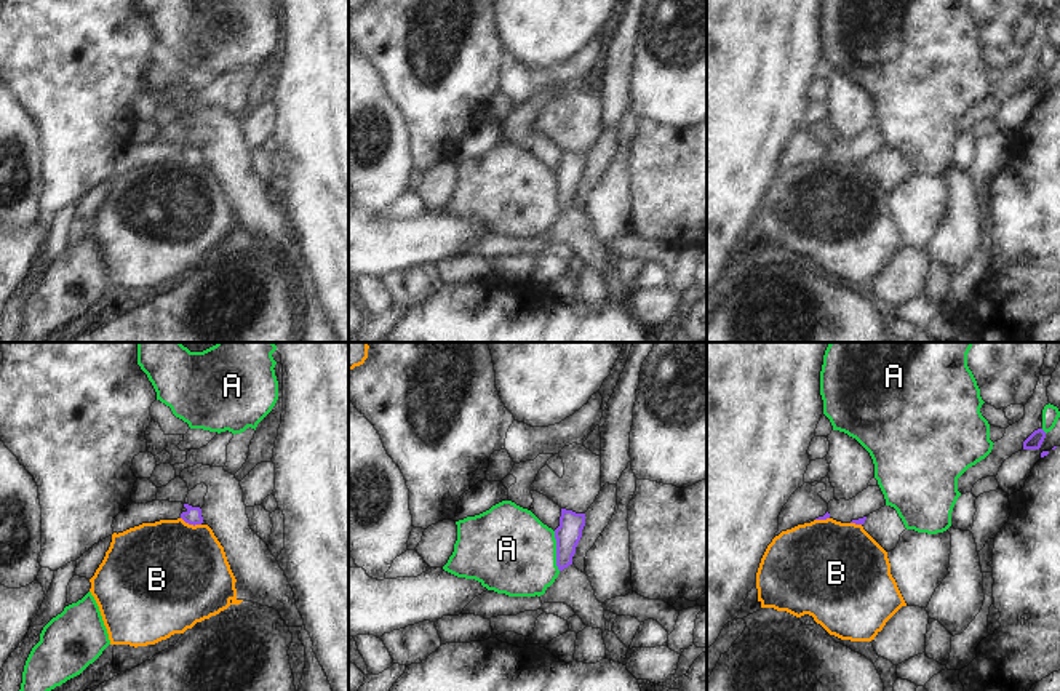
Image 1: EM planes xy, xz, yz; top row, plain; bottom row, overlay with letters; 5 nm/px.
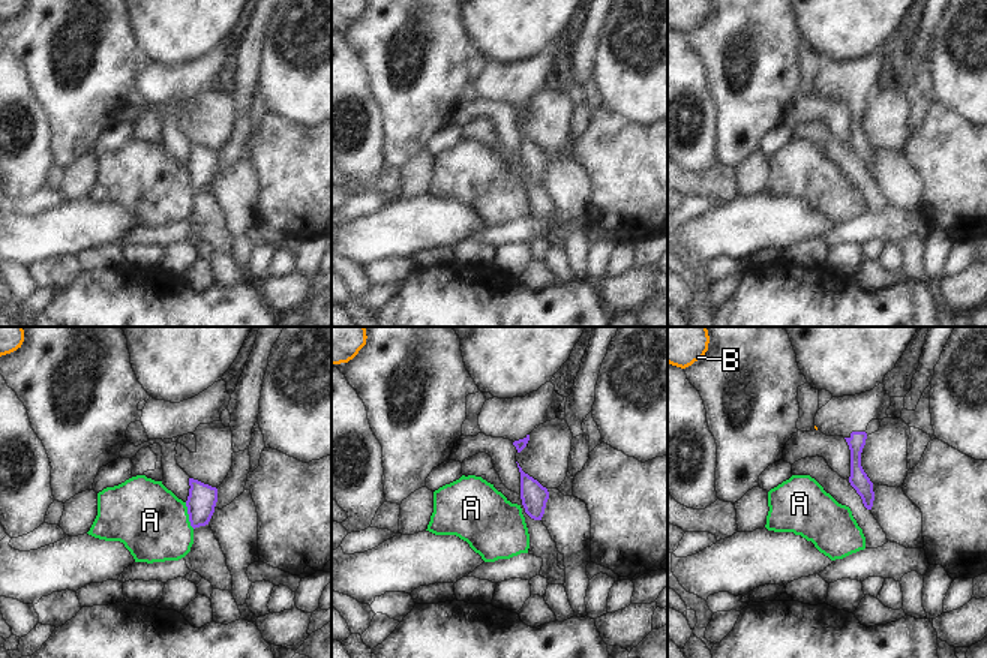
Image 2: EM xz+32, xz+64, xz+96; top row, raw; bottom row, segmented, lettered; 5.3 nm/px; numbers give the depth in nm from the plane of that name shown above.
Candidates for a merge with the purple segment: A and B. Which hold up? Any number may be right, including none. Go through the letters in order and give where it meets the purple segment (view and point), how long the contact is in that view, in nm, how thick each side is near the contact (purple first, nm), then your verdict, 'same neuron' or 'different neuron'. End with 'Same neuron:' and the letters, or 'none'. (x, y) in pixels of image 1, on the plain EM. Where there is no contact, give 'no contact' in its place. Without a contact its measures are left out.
A: contact xz (557, 192); length 200 nm; calibres 130 and 440 nm; different neuron
B: contact xy (191, 165); length 110 nm; calibres 80 and 500 nm; different neuron
Same neuron: none

